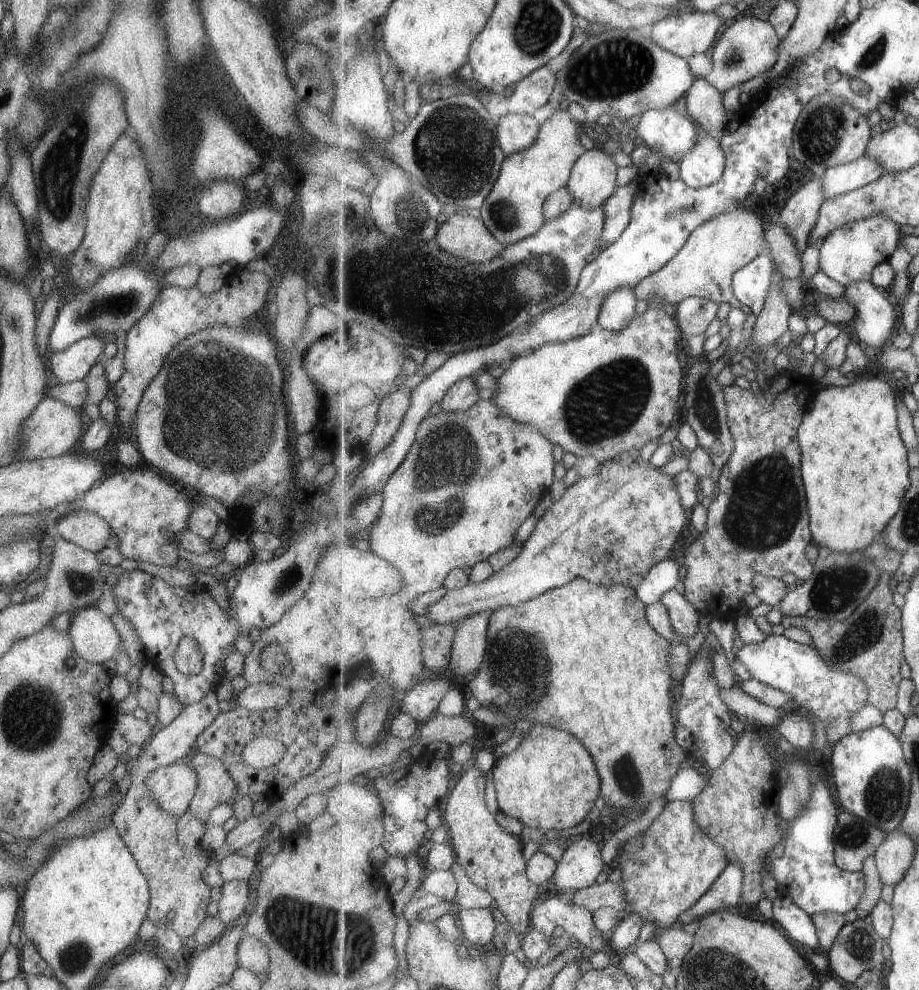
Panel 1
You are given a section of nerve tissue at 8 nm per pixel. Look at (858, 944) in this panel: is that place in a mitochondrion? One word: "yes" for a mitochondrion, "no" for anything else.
yes

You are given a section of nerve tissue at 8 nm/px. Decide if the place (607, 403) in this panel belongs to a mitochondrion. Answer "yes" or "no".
yes

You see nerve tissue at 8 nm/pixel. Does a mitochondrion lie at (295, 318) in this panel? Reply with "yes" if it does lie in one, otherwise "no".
no

